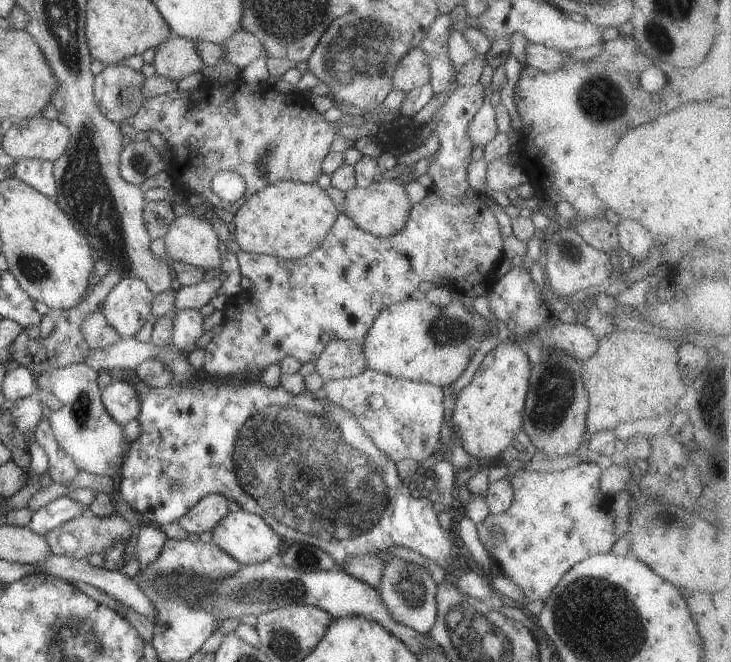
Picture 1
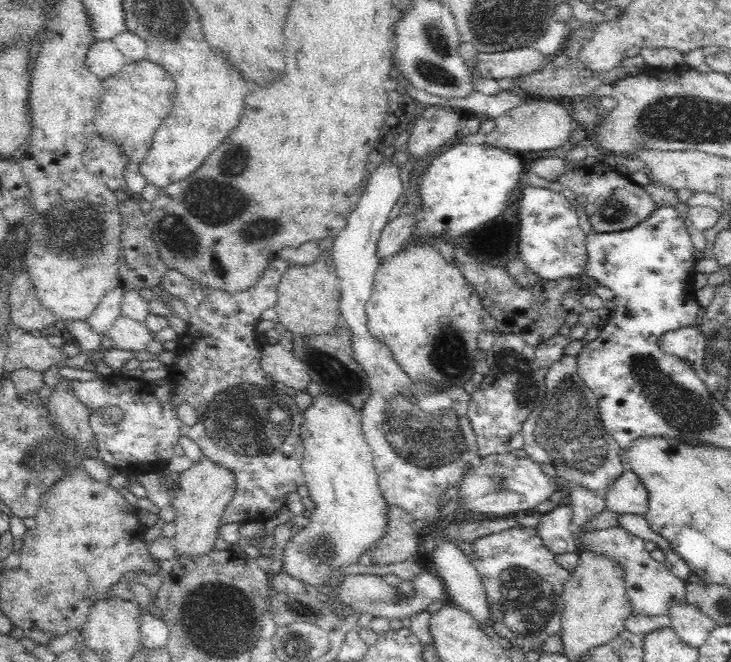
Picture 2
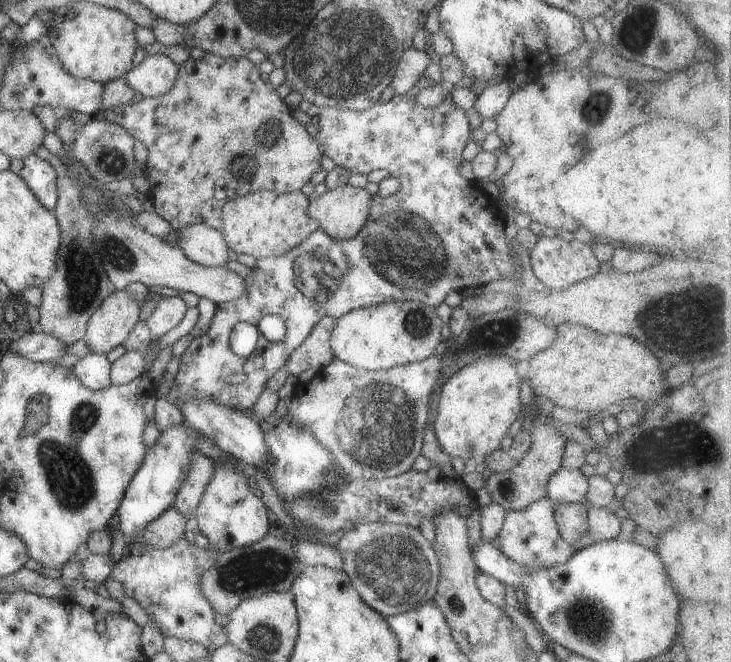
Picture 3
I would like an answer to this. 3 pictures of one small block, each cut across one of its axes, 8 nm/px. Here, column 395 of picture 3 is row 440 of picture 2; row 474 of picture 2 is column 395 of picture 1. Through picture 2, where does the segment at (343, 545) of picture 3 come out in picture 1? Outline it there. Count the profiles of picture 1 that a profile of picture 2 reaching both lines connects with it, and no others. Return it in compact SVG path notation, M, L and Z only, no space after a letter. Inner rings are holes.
M387 555L384 557L384 562L381 583L376 588L384 606L388 607L396 622L413 628L419 633L429 633L437 617L436 581L430 576L428 570L413 563L405 562L399 557ZM385 559L388 559L388 561Z

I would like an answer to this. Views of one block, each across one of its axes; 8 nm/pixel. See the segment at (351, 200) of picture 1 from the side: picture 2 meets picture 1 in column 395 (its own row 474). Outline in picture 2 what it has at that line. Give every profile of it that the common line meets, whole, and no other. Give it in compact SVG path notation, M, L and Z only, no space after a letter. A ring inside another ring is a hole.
M204 456L179 474L179 489L170 500L170 505L175 510L173 522L176 525L174 542L177 556L201 557L221 545L219 522L234 496L235 488L234 473Z

